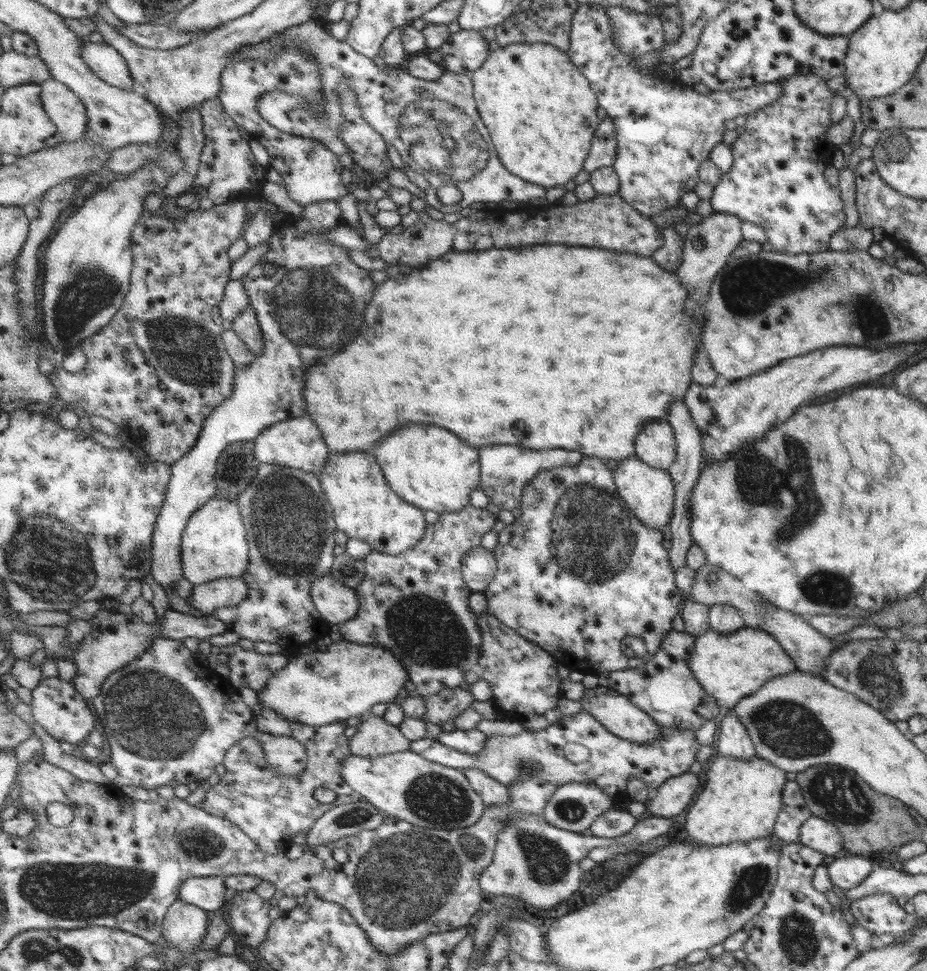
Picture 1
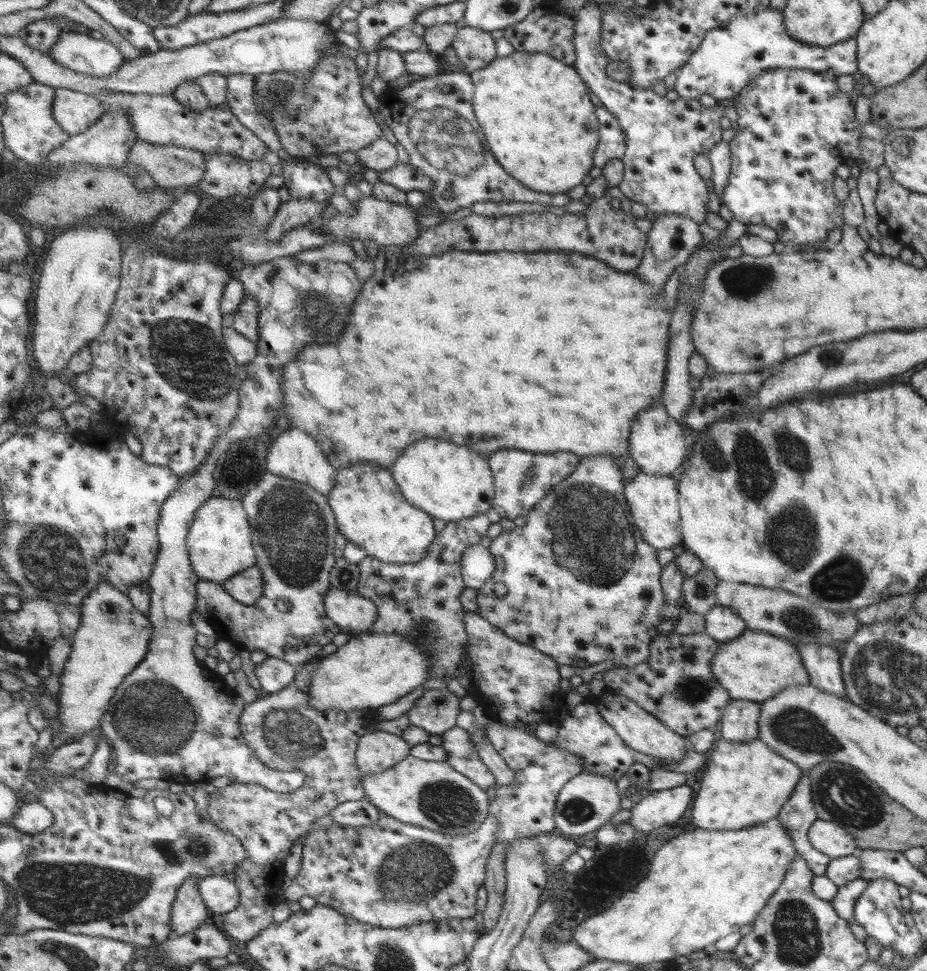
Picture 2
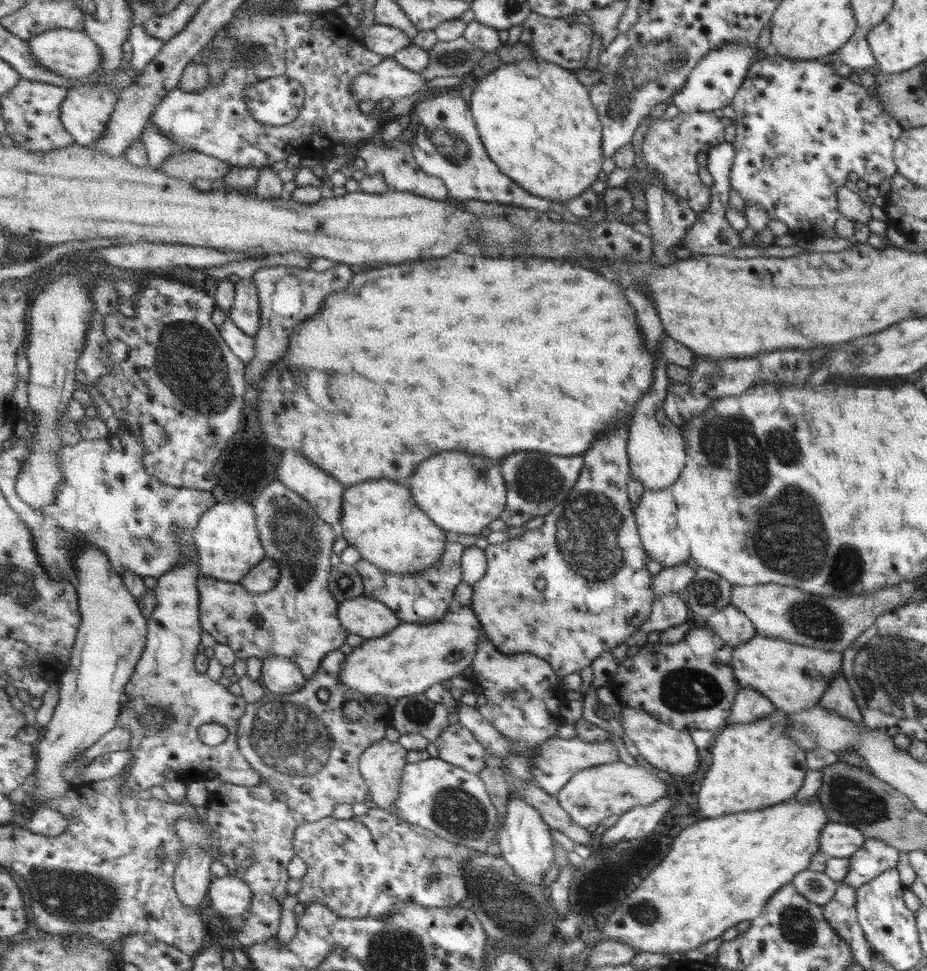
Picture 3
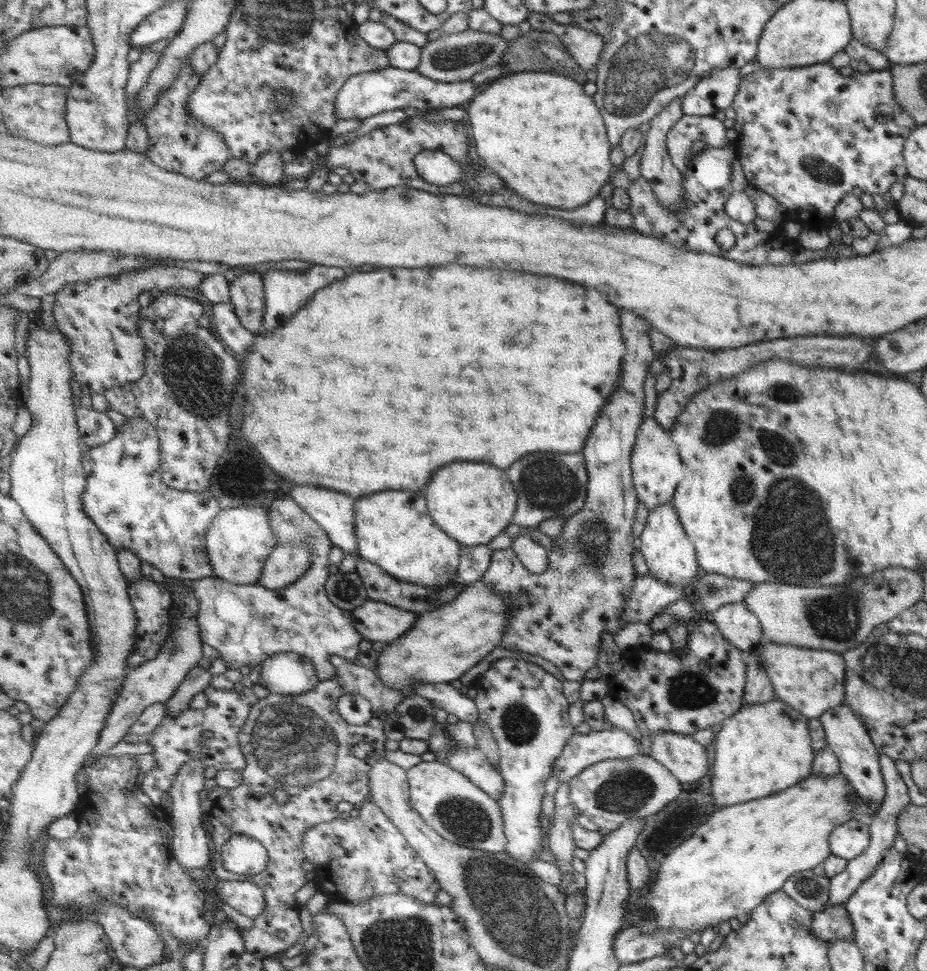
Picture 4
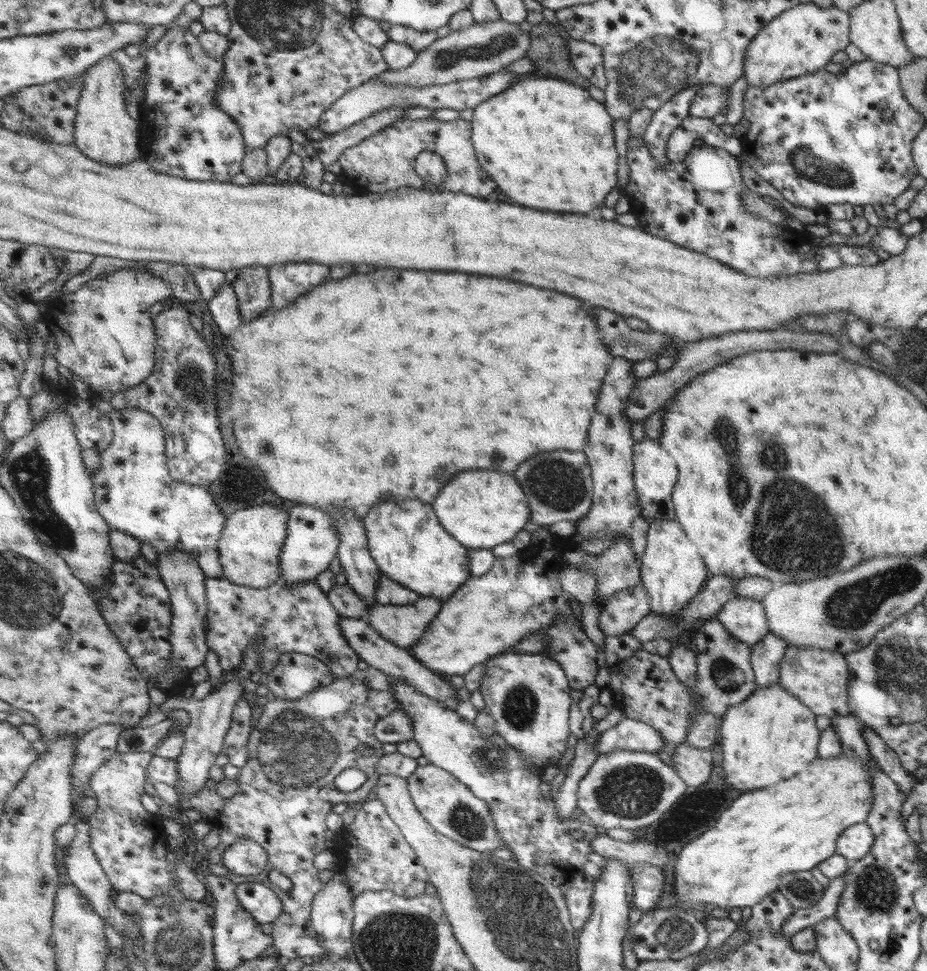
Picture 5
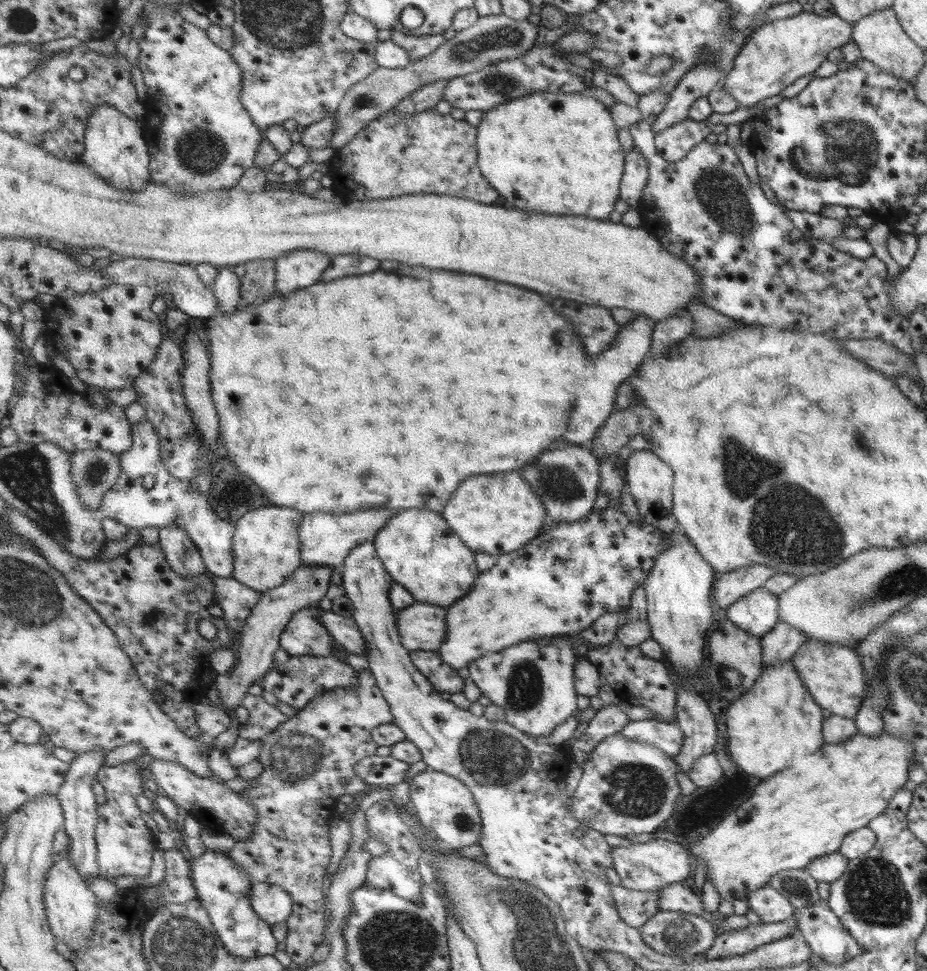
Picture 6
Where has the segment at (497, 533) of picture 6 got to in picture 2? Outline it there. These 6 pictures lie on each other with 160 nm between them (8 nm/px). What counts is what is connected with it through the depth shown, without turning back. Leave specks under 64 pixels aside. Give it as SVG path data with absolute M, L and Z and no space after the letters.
M419 440L393 466L391 472L406 499L446 524L473 519L495 505L494 472L488 457L467 446L457 446L447 440Z

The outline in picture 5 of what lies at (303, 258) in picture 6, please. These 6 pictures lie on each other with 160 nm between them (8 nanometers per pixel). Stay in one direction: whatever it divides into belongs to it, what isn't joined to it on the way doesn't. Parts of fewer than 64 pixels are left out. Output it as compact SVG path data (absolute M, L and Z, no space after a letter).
M299 261L298 263L279 263L270 266L270 281L272 284L272 306L276 309L289 307L301 295L327 282L330 265L317 263L315 261Z

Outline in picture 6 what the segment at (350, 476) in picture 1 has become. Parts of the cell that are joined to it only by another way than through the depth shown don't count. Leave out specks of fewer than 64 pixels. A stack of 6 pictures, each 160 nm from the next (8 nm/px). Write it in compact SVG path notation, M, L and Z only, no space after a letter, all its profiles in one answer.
M427 508L397 510L386 527L378 532L373 543L394 582L402 584L419 602L447 609L474 587L478 576L482 573L476 561L476 551L463 542L445 517Z

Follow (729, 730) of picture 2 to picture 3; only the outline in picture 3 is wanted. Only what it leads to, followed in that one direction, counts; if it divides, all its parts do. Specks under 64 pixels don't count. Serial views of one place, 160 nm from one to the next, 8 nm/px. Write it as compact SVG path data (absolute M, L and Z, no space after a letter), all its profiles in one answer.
M743 687L734 696L728 723L745 724L755 719L762 719L773 709L774 706L767 697L752 688Z

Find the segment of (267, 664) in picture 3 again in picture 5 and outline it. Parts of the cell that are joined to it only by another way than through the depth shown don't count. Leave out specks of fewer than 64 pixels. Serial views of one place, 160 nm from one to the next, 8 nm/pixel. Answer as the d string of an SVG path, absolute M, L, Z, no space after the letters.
M291 652L280 656L276 666L267 674L266 686L279 699L299 700L318 688L333 684L336 679L336 674L321 660L299 652Z

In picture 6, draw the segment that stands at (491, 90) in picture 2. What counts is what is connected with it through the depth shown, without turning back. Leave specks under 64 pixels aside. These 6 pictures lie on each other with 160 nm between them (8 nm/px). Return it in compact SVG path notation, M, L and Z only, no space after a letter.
M540 90L535 94L528 94L521 98L511 100L505 104L496 106L493 110L484 111L479 127L479 166L483 176L509 204L521 206L521 210L539 212L539 214L553 214L553 216L587 216L597 220L607 220L609 214L615 210L617 200L622 198L621 184L623 173L626 171L626 153L619 142L619 132L613 116L601 102L589 96L583 96L579 92L565 94L564 92L551 92Z

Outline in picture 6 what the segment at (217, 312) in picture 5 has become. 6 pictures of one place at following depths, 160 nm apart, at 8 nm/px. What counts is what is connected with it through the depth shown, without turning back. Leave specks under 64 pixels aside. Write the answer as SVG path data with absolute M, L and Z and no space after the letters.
M220 267L217 280L211 288L218 298L218 314L226 315L238 311L243 304L242 277L232 267Z

